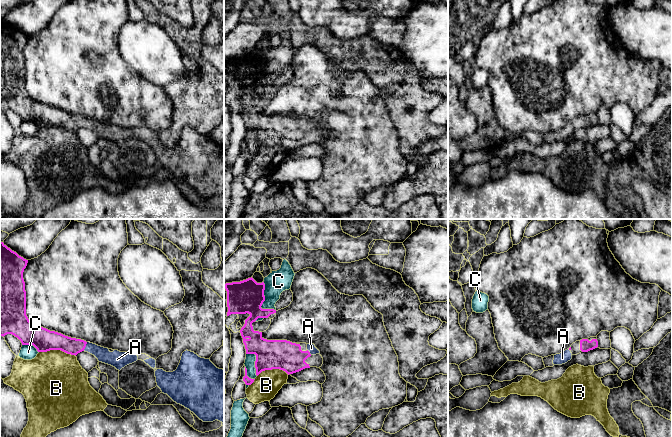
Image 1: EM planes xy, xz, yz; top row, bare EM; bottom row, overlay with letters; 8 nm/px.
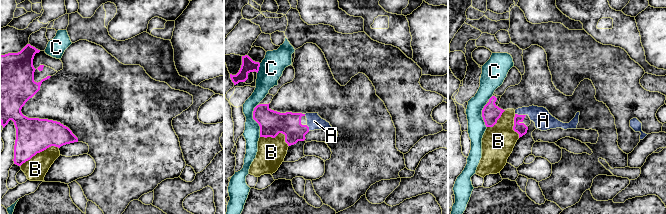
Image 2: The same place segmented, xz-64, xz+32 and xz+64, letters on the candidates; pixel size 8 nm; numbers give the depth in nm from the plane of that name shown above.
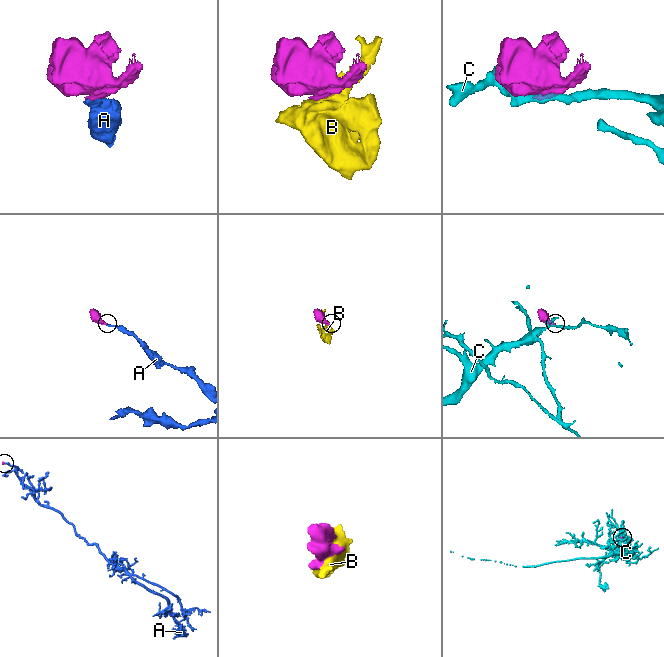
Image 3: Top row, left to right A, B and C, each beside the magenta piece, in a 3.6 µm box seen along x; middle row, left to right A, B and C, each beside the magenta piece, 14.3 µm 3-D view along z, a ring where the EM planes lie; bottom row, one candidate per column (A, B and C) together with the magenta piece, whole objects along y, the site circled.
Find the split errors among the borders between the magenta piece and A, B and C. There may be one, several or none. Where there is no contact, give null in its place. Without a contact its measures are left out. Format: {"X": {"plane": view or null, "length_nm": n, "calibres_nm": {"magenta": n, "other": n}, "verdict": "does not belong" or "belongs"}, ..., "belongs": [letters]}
{"A": {"plane": "xy", "length_nm": 80, "calibres_nm": {"magenta": 140, "other": 120}, "verdict": "belongs"}, "B": {"plane": "xy", "length_nm": 300, "calibres_nm": {"magenta": 180, "other": 480}, "verdict": "does not belong"}, "C": {"plane": "xz", "length_nm": 260, "calibres_nm": {"magenta": 260, "other": 180}, "verdict": "does not belong"}, "belongs": ["A"]}

